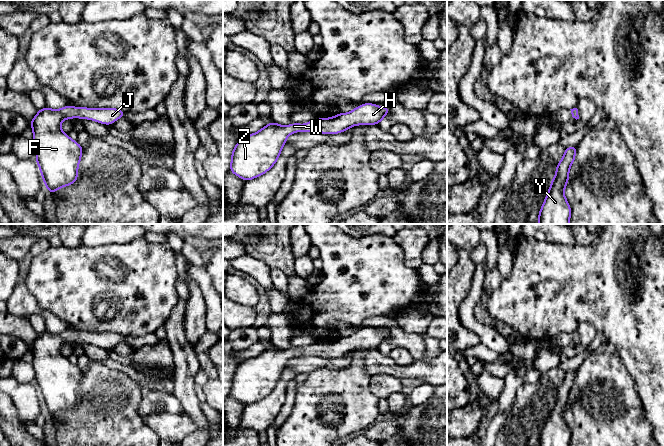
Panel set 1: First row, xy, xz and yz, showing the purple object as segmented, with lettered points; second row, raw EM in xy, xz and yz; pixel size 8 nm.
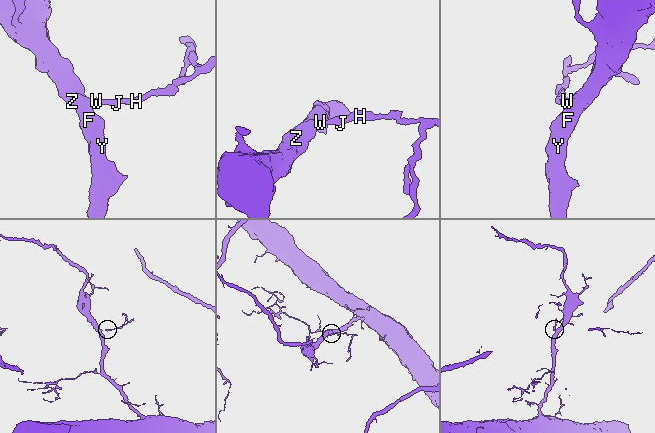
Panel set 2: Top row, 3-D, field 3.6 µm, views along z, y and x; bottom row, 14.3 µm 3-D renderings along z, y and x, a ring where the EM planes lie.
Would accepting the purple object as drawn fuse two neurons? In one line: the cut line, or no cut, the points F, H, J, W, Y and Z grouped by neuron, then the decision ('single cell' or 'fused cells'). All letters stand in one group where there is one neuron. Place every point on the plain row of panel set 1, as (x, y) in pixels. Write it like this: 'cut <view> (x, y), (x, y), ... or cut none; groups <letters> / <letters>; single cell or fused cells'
cut none; groups F H J W Y Z; single cell

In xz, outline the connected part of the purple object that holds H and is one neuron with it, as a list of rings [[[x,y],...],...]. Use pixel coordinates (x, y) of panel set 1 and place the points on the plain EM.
[[[364,327],[349,337],[339,337],[330,342],[316,342],[308,347],[287,350],[270,346],[258,356],[245,360],[235,369],[231,378],[229,395],[249,405],[269,395],[278,382],[291,357],[306,355],[338,358],[355,349],[376,349],[390,336],[389,329],[380,331]]]

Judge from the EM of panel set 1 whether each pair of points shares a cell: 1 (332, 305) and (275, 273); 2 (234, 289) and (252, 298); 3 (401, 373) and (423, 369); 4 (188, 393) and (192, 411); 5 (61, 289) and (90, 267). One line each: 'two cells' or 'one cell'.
1: two cells
2: one cell
3: one cell
4: one cell
5: one cell

